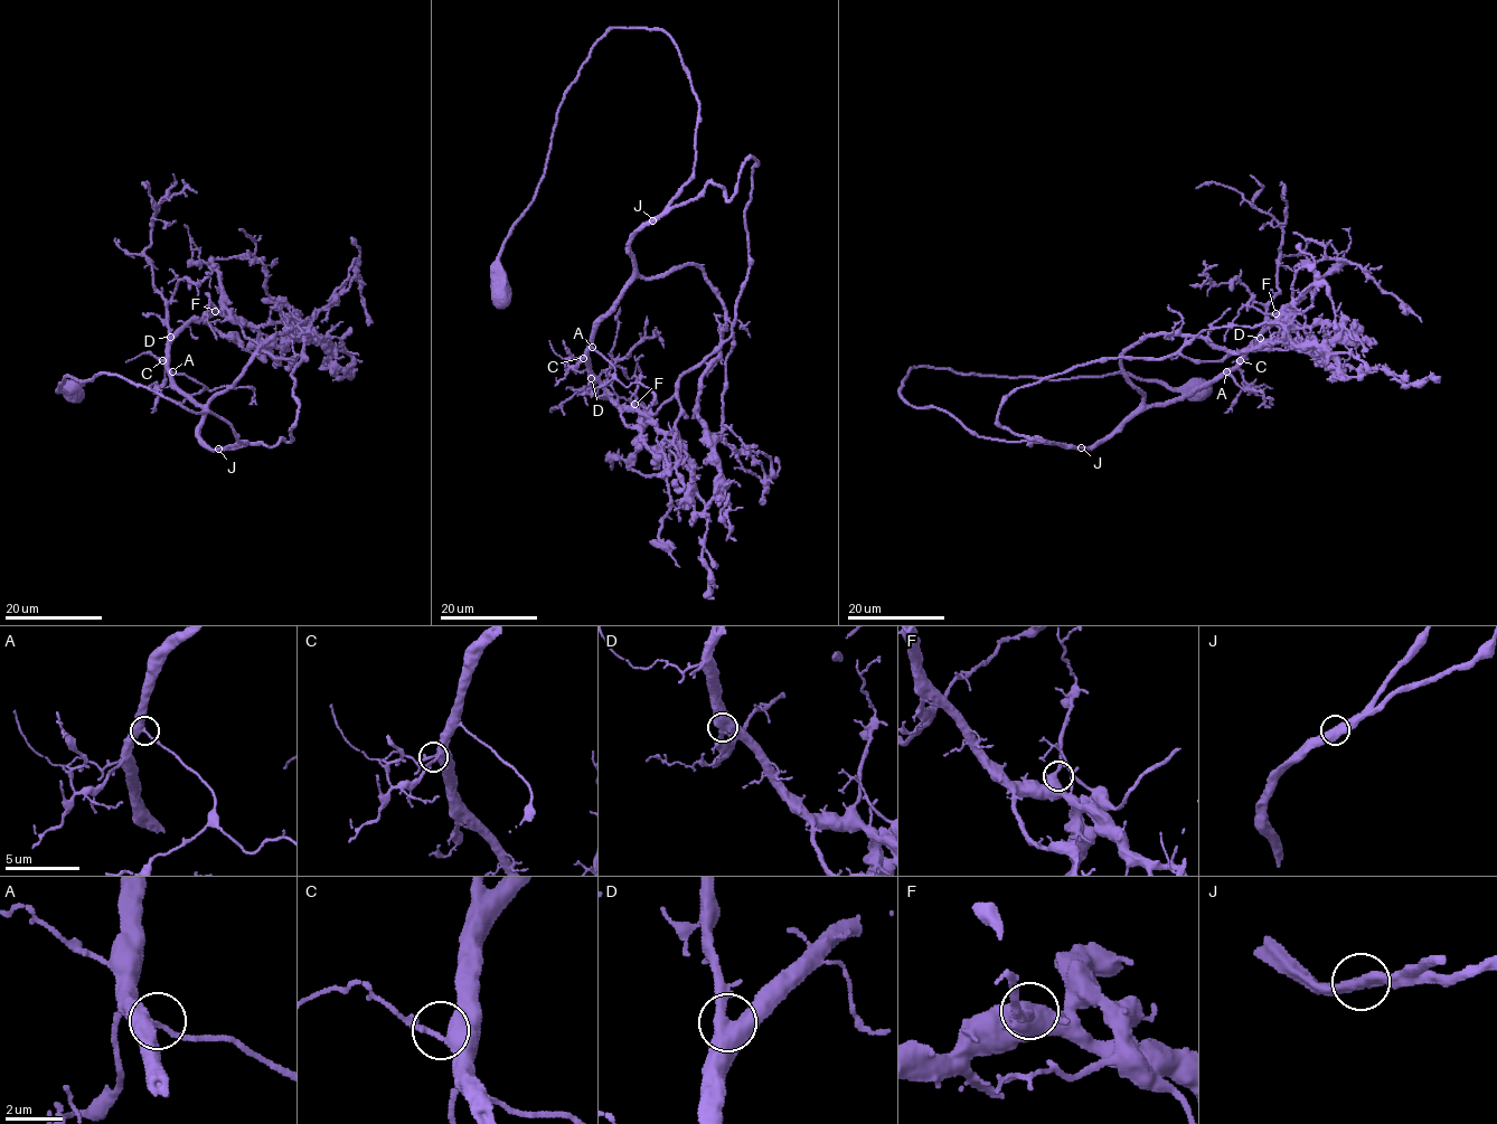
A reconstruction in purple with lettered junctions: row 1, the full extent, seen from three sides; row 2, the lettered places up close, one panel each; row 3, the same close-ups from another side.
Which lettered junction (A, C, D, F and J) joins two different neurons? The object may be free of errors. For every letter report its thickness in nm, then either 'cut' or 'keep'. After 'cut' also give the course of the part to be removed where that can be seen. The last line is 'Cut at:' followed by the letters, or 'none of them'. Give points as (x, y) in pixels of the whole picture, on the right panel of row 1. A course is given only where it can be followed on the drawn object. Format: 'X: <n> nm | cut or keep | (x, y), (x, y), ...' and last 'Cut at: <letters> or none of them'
A: 440 nm | keep
C: 320 nm | keep
D: 480 nm | keep
F: 480 nm | keep
J: 480 nm | keep
Cut at: none of them

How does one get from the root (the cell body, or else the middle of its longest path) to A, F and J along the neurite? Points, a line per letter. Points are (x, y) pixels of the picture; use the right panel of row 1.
A: (1193, 388), (1119, 372), (1046, 379), (911, 367), (898, 392), (978, 436), (1093, 447), (1226, 371)
F: (1193, 388), (928, 367), (898, 392), (978, 436), (1093, 447), (1224, 375), (1276, 313)
J: (1193, 388), (1119, 372), (1046, 379), (911, 367), (898, 392), (978, 436), (1082, 447)

